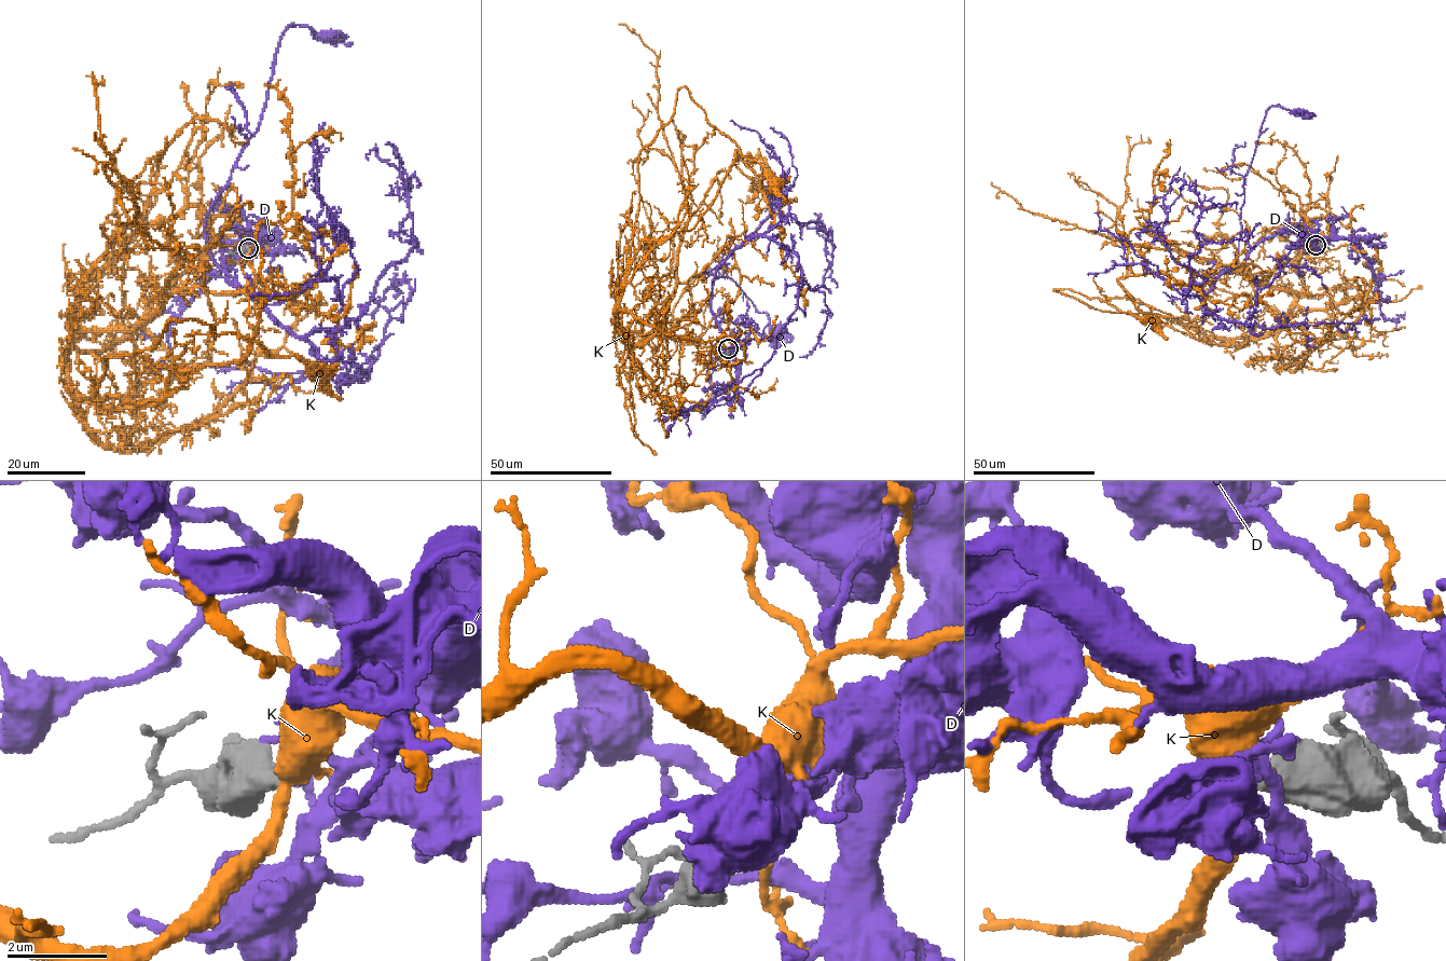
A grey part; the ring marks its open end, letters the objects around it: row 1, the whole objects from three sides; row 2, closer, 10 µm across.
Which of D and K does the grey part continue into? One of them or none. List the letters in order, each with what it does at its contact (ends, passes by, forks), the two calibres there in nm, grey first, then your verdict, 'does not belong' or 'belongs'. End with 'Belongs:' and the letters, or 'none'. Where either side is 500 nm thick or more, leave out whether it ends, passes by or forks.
D: calibres 800 and 160 nm; does not belong
K: it passes by; calibres 480 and 440 nm; does not belong
Belongs: none

